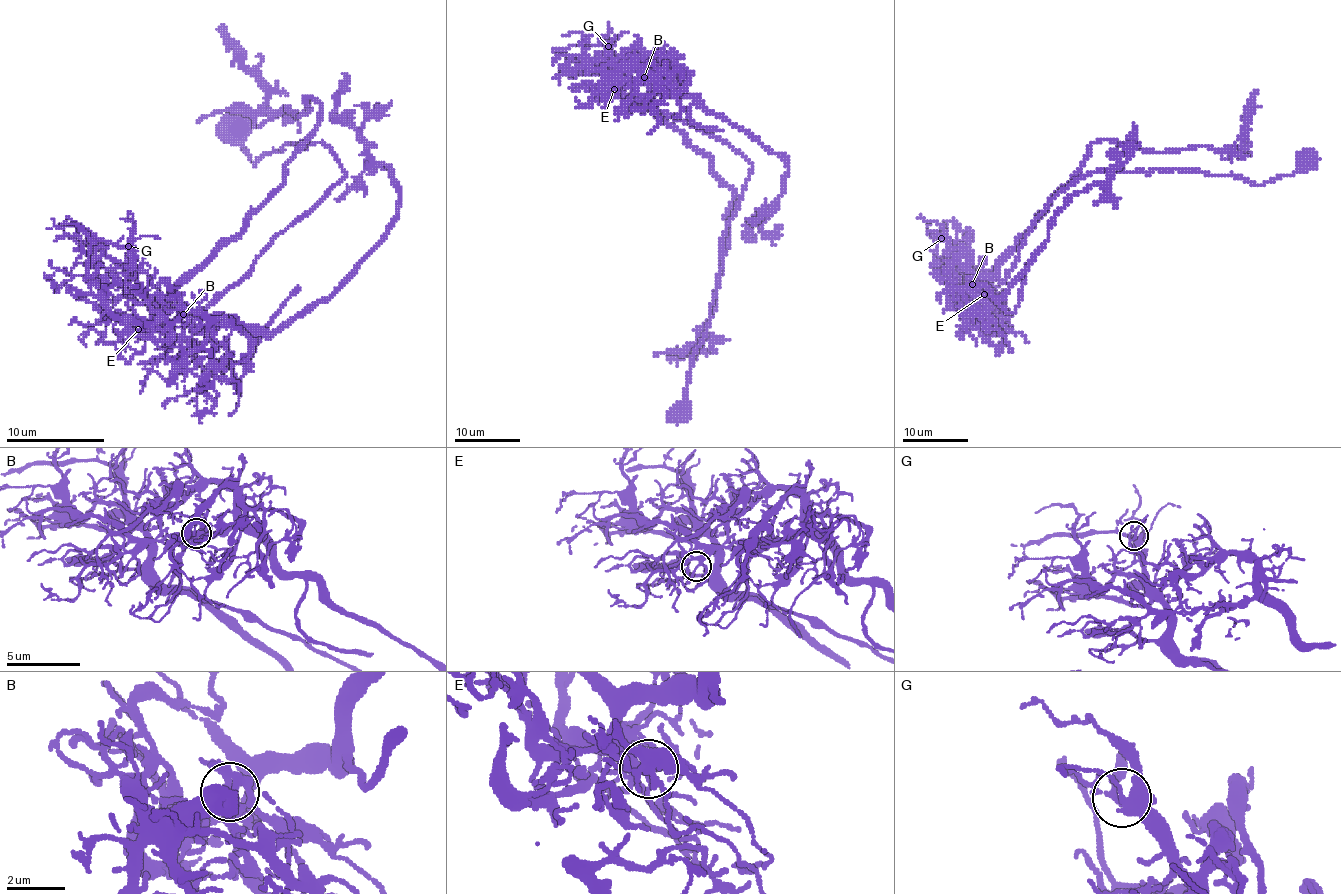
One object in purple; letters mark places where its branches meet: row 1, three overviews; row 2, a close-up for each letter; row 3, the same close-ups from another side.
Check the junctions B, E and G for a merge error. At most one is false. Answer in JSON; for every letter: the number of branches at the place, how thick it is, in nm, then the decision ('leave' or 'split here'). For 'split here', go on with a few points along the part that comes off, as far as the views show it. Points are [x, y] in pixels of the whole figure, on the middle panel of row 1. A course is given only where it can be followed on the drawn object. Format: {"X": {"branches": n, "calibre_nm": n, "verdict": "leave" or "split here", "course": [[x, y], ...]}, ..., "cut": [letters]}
{"B": {"branches": 5, "calibre_nm": 280, "verdict": "split here", "course": [[644, 77], [665, 74], [683, 93], [693, 93], [704, 107], [786, 161], [783, 192], [747, 234], [750, 237]]}, "E": {"branches": 7, "calibre_nm": 240, "verdict": "leave"}, "G": {"branches": 4, "calibre_nm": 360, "verdict": "leave"}, "cut": ["B"]}

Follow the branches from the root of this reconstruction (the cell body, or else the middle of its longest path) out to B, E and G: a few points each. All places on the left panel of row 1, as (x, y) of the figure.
B: (234, 132), (256, 164), (290, 142), (322, 142), (344, 177), (204, 307), (155, 302), (157, 322), (182, 315)
E: (234, 132), (256, 164), (290, 142), (322, 142), (344, 177), (204, 307), (184, 312), (157, 302), (138, 329)
G: (234, 132), (256, 164), (290, 142), (322, 142), (344, 177), (194, 312), (152, 300), (128, 246)

